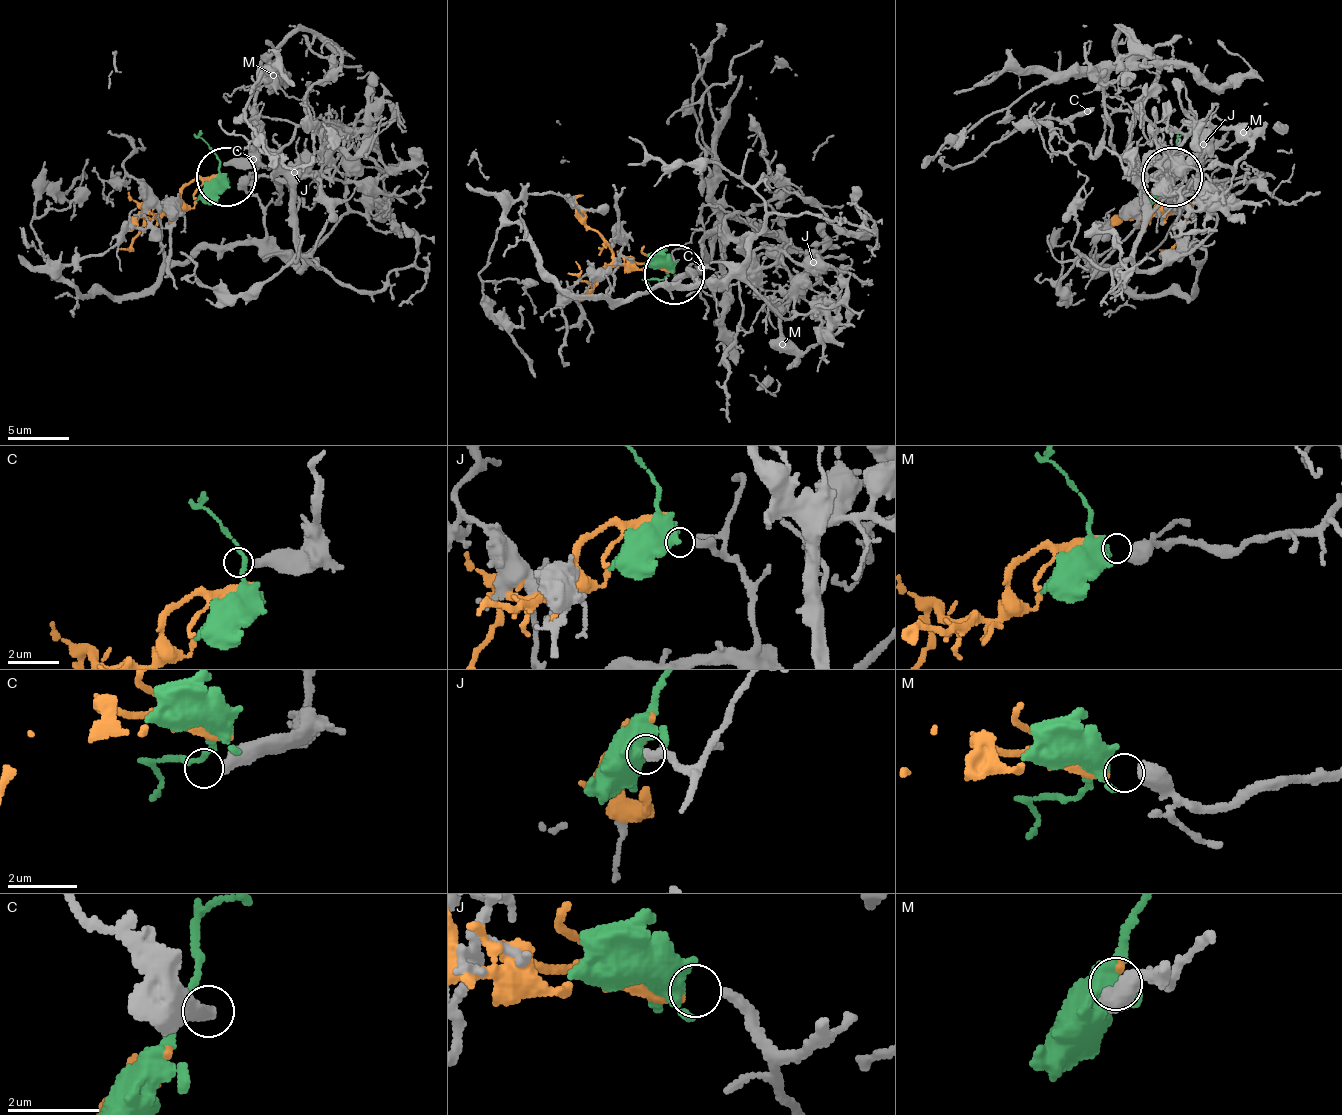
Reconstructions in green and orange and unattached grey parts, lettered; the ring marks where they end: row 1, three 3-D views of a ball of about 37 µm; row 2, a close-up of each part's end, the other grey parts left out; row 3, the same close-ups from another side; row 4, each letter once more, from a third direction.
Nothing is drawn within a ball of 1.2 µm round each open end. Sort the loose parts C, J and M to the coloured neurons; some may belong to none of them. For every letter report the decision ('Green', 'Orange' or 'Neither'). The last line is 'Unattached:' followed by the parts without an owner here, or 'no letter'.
C: Neither
J: Green
M: Orange
Unattached: C

